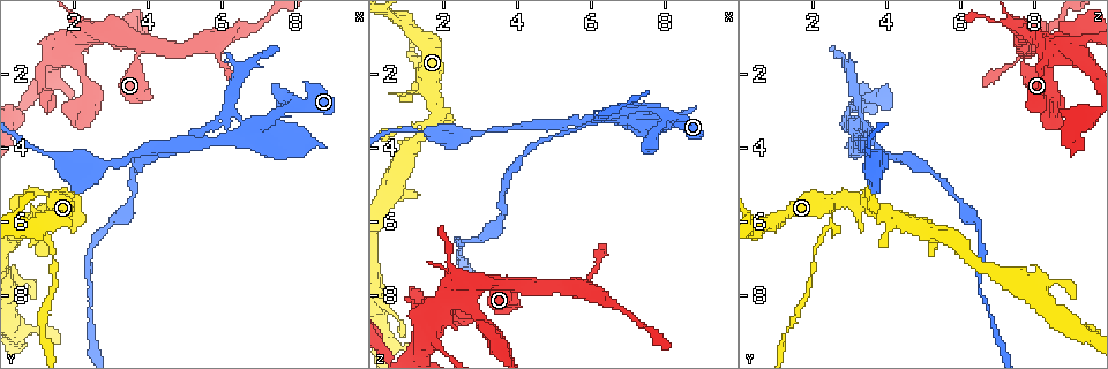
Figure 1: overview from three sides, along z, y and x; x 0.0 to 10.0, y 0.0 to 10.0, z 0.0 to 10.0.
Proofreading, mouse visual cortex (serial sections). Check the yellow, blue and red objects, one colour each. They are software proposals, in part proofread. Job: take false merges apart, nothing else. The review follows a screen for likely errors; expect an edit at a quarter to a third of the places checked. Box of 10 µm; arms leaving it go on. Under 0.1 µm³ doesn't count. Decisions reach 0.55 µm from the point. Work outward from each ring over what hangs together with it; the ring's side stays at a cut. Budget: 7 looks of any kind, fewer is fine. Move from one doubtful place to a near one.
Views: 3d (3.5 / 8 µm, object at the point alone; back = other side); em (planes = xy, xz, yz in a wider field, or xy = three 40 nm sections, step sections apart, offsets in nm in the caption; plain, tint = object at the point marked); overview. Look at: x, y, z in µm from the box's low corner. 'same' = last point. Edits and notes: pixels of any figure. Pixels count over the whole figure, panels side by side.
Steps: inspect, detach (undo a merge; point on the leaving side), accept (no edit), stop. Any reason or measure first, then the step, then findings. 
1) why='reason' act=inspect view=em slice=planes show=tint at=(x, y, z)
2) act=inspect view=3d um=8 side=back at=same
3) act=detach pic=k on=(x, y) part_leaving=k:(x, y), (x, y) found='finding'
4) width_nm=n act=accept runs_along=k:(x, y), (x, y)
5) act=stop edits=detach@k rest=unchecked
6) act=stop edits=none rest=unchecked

why='calibre changes' act=inspect view=em slice=planes show=tint at=(3.75, 1.35, 7.70)

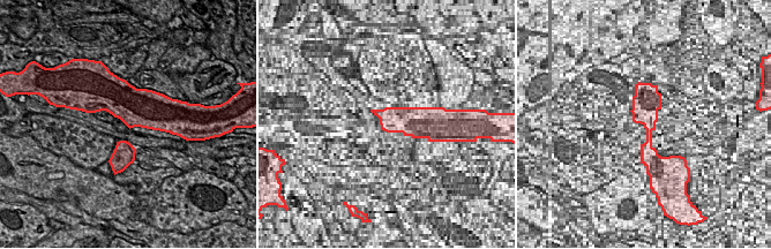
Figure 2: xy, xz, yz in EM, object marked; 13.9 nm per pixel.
act=inspect view=3d um=3.5 at=same

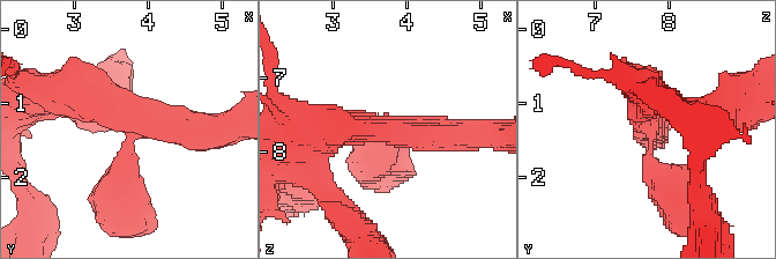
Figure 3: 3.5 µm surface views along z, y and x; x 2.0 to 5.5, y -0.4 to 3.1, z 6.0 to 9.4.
arm_widths_nm=450,450,450 act=accept runs_along=3:(116, 198), (131, 119), (66, 95) found='one cell here'

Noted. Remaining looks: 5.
why='calibre changes' act=inspect view=em slice=xy step=2 show=tint at=(1.95, 1.65, 8.40)

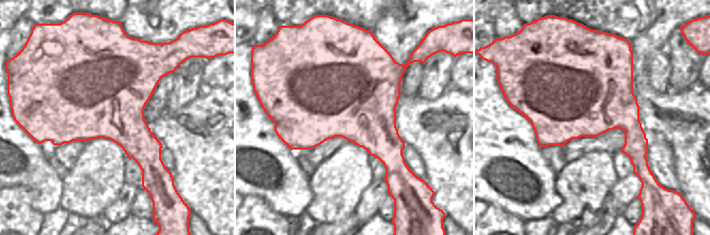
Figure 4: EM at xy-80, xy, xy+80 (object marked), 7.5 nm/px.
act=inspect view=3d um=3.5 at=same

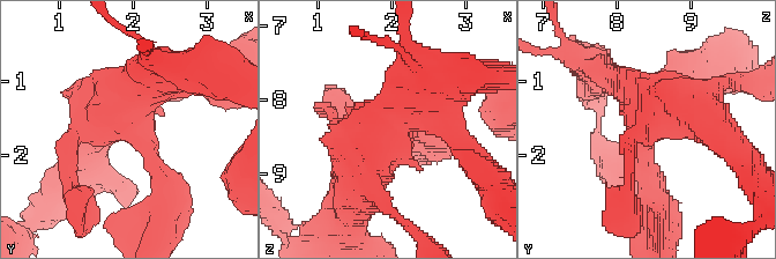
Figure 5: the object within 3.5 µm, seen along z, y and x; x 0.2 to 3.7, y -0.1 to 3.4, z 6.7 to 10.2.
act=accept runs_along=5:(430, 95), (373, 133), (355, 199) found='continuous, no second cell'

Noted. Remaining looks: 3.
why='calibre changes' act=inspect view=3d um=3.5 at=(1.10, 6.00, 2.60)

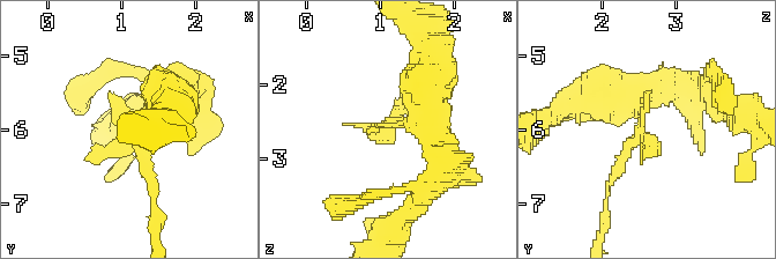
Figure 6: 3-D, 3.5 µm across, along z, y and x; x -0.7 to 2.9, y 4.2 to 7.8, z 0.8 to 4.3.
act=inspect view=em slice=xy step=2 show=tint at=(1.20, 5.90, 2.55)

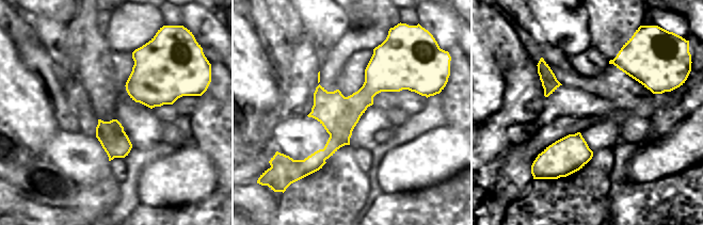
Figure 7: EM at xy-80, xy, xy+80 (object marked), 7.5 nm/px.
act=detach pic=6 on=(150, 180) part_leaving=6:(142, 148), (156, 241) found='two cells meet here'

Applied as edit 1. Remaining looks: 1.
act=stop edits=detach@6 rest=unchecked

